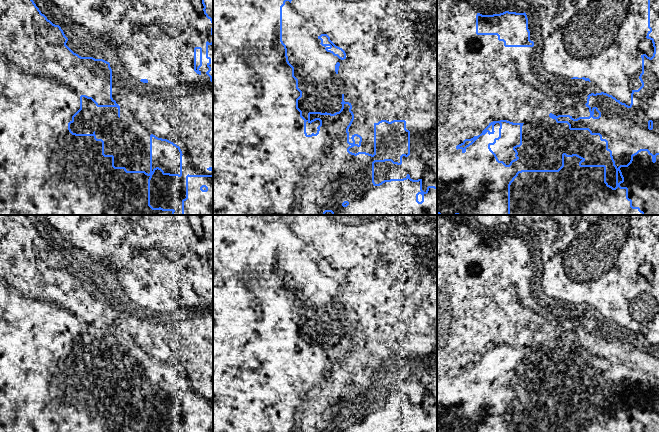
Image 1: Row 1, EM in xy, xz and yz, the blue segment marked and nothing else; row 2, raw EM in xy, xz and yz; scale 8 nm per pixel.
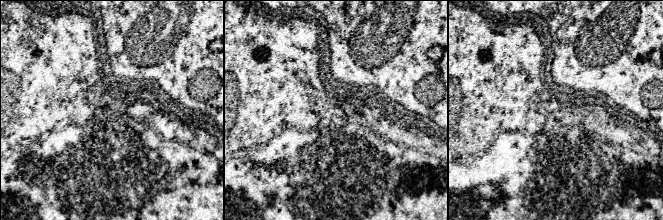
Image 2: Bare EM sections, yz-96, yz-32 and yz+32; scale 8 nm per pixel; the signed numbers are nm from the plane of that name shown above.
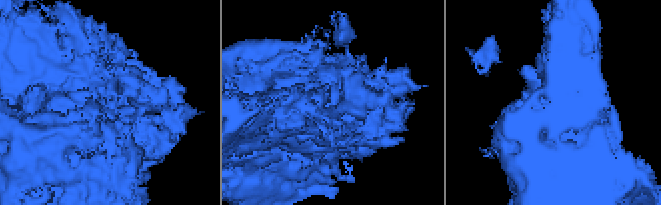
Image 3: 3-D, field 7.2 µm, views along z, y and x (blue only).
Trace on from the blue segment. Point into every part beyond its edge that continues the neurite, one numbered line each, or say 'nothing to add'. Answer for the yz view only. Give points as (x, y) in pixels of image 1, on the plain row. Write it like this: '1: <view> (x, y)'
1: yz (528, 233)
2: yz (646, 270)
3: yz (637, 284)
4: yz (541, 339)

